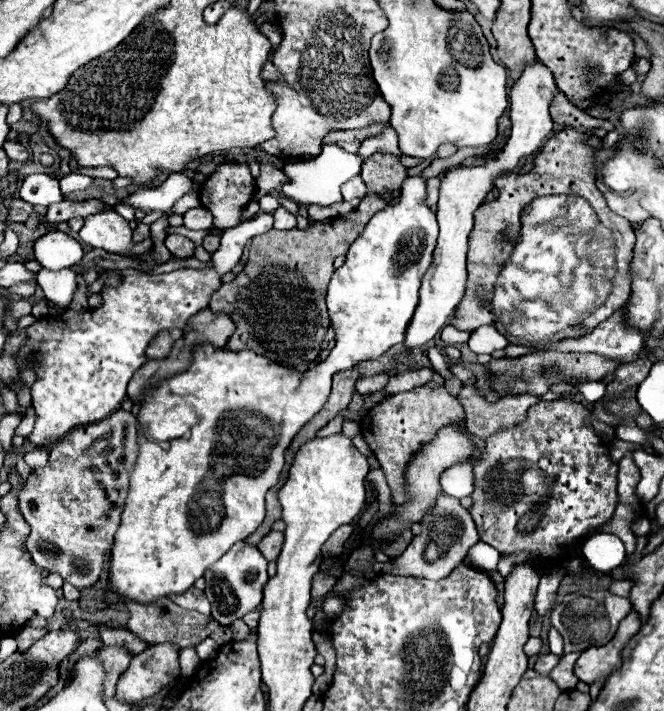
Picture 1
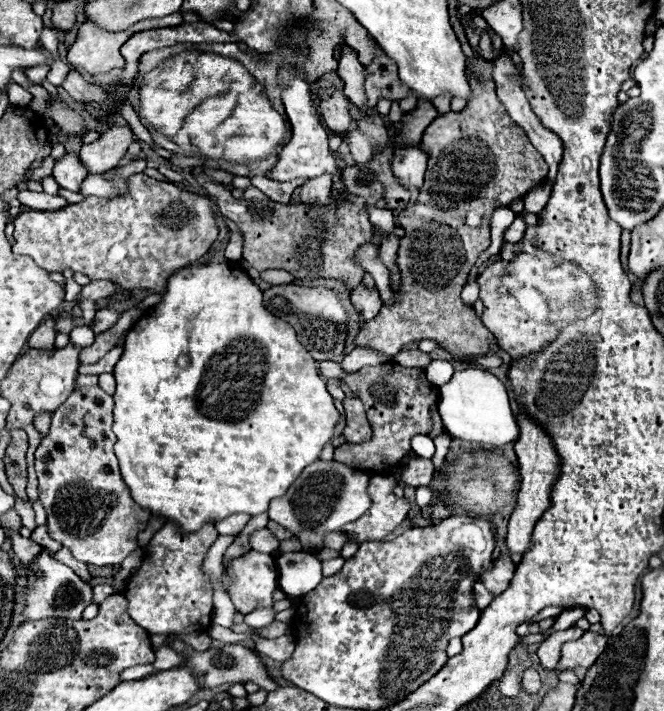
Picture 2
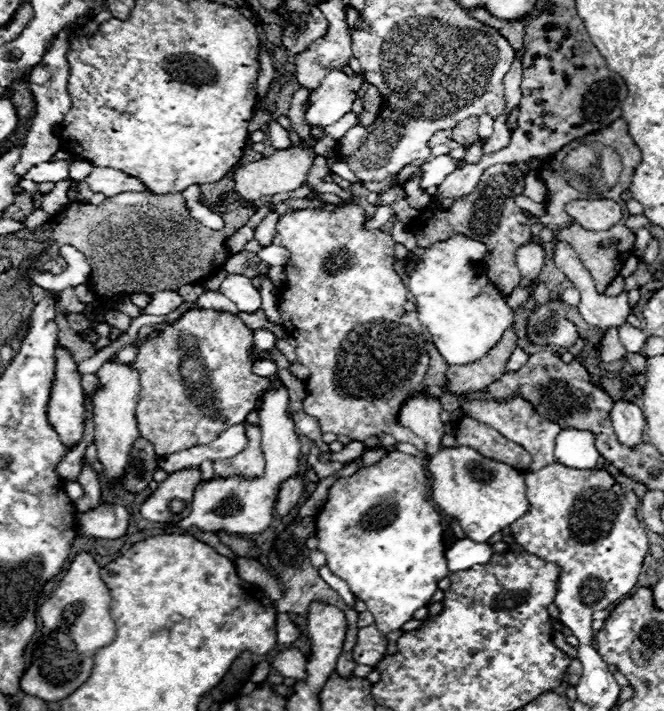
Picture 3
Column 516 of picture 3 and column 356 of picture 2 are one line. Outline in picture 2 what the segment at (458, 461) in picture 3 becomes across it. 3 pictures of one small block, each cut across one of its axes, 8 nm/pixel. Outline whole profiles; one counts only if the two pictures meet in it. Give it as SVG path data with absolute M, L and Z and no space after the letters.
M318 460L306 466L306 470L296 478L296 482L282 498L270 502L268 516L270 520L288 528L300 540L304 550L318 552L324 548L322 540L326 532L338 532L344 524L358 520L370 508L370 496L366 490L368 480L370 480L368 474L358 472L350 466L336 464L334 460L332 462Z

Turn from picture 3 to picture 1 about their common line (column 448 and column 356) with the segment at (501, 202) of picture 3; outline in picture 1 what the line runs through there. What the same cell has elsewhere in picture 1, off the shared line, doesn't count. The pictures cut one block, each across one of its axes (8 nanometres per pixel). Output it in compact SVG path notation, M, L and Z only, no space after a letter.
M376 152L362 164L362 178L366 184L366 196L362 202L348 214L338 216L330 222L314 222L306 230L292 228L292 230L270 230L258 238L252 240L250 256L242 272L236 274L236 278L228 284L222 284L210 298L210 310L224 312L236 322L236 332L228 340L230 350L244 350L250 348L262 356L268 356L280 364L286 366L298 366L298 364L310 364L320 354L320 346L324 342L326 330L330 326L330 318L326 312L326 286L334 274L334 260L348 252L350 244L358 238L358 234L364 230L366 222L382 208L388 206L392 198L384 198L384 194L390 194L394 190L400 190L402 180L408 176L408 168L400 162L402 156Z

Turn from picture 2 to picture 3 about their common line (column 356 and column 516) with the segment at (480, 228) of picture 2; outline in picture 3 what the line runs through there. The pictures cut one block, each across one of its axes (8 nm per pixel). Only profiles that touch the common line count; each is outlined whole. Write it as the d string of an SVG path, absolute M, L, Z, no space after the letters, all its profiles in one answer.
M508 328L502 340L484 358L462 366L450 366L446 372L446 382L450 382L450 392L476 394L484 390L490 382L496 382L506 372L506 362L514 352L516 344L518 336L514 334L512 328Z

